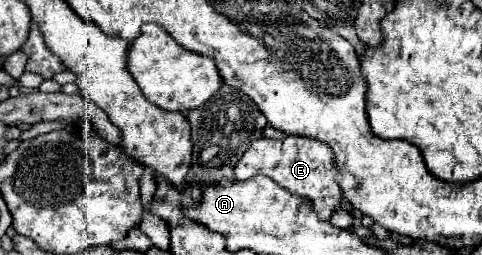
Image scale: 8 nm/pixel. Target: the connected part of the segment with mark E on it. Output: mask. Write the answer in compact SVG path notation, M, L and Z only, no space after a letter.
M286 136L282 140L260 138L244 152L234 168L236 180L248 180L252 176L268 176L288 192L310 200L312 210L320 220L330 220L332 212L340 208L340 186L336 182L336 168L332 166L332 150L314 138L306 136Z

